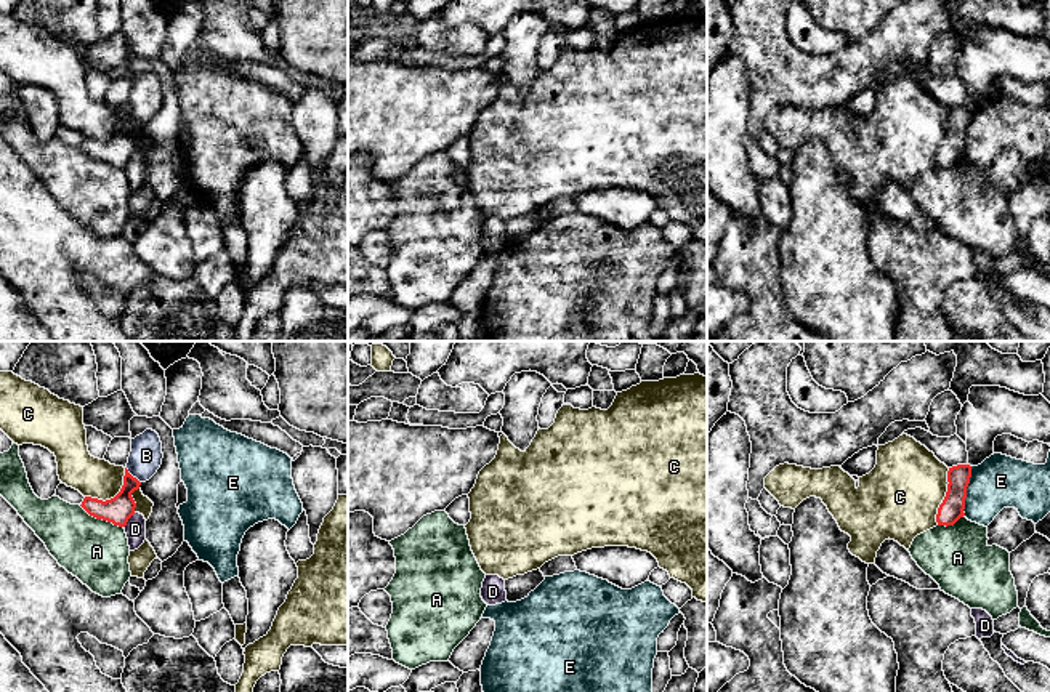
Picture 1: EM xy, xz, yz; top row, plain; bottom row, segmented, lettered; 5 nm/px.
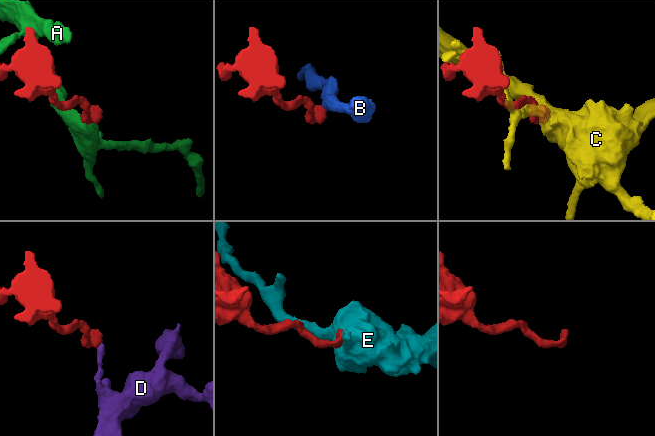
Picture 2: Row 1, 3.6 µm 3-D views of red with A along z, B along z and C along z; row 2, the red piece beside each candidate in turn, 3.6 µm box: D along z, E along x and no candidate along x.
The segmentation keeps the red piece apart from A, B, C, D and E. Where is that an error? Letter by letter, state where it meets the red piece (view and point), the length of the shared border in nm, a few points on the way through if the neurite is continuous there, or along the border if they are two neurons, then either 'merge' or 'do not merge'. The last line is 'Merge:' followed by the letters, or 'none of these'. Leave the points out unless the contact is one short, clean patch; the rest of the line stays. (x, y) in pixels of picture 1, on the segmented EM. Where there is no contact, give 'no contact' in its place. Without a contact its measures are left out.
A: xy (101, 518) | 260 nm | do not merge
B: xy (132, 476) | 110 nm | along xy (125, 468), (140, 482) | do not merge
C: xy (114, 497) | 260 nm | do not merge
D: xy (127, 521) | 100 nm | along xy (135, 513), (124, 527) | do not merge
E: yz (965, 490) | 260 nm | along yz (972, 466), (964, 514) | do not merge
Merge: none of these

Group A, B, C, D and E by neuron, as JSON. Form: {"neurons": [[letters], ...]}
{"neurons": [["A"], ["B"], ["C"], ["D"], ["E"]]}

